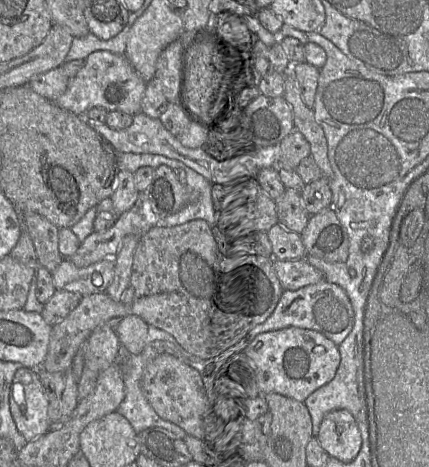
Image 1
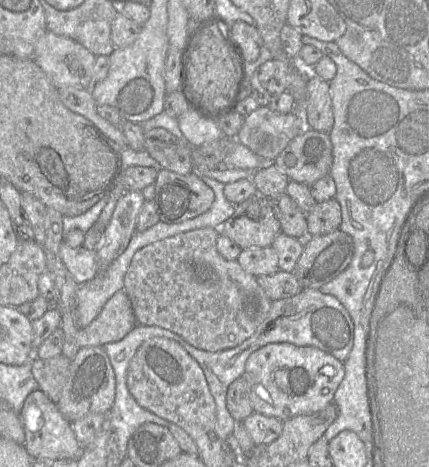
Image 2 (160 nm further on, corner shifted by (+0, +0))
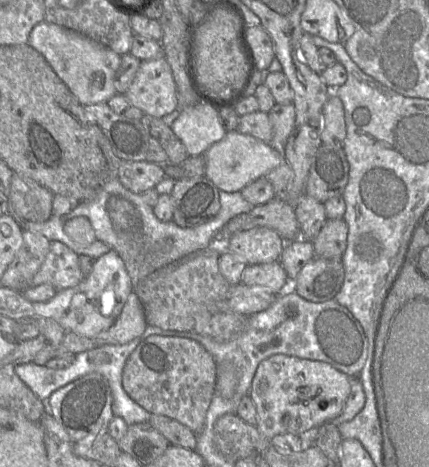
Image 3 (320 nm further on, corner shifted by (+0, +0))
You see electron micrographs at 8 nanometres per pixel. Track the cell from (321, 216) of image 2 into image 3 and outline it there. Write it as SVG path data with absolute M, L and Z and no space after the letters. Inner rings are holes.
M344 218L328 219L312 241L315 255L327 259L342 259L348 238L348 224Z

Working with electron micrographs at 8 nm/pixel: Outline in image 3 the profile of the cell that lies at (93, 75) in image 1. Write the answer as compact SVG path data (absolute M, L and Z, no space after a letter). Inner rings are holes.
M166 58L141 60L135 78L124 95L145 116L162 118L173 112L177 108L177 88Z

